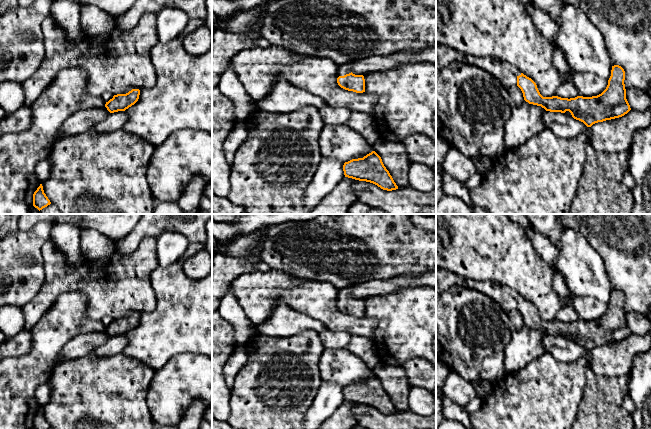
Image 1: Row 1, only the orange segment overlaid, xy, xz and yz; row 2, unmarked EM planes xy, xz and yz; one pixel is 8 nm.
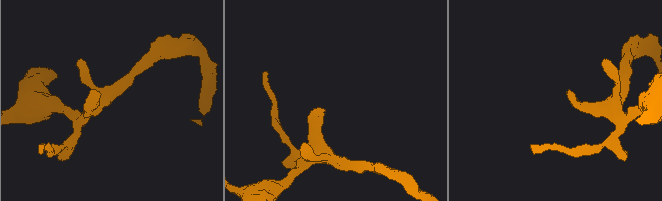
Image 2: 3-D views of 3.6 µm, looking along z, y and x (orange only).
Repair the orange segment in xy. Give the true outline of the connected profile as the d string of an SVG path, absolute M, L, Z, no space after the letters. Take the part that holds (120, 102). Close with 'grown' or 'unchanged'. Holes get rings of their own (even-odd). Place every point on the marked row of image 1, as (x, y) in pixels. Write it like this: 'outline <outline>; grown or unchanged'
outline M132 89L126 94L114 95L112 99L106 102L105 107L110 113L125 111L138 101L139 95L139 89Z; unchanged

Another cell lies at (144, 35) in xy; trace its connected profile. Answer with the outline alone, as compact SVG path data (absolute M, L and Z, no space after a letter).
M148 12L142 15L138 24L129 31L123 32L116 27L111 33L95 37L84 35L82 40L72 43L67 39L65 31L48 15L42 23L45 58L36 72L21 84L24 105L31 106L65 68L81 68L87 75L86 90L94 96L101 97L105 92L117 95L126 94L132 89L142 91L153 88L157 76L150 53L151 48L158 43L156 17L157 13Z

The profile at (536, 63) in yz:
M436 0L436 45L451 47L459 55L471 55L474 57L489 57L508 62L518 68L524 75L531 78L537 85L540 94L543 97L552 97L555 95L558 87L565 83L562 74L554 67L553 52L554 46L543 36L541 31L535 26L531 10L523 5L519 0Z

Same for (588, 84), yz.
M575 73L571 81L578 90L579 96L592 97L601 94L607 87L608 81L593 73Z

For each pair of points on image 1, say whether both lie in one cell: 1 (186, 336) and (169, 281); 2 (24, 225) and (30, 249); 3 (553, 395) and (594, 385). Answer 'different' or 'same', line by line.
1: same
2: different
3: different

